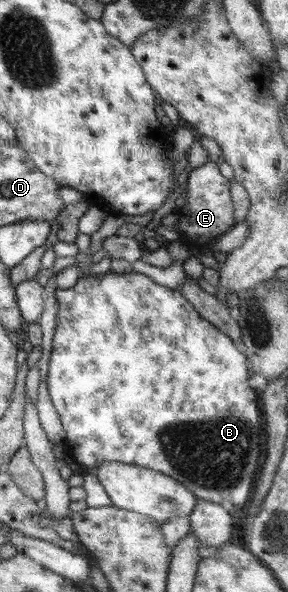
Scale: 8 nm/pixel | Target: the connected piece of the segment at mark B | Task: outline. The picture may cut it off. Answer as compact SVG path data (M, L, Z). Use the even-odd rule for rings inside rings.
M113 271L103 276L91 276L91 278L79 278L73 288L55 288L57 297L57 324L55 324L54 338L50 358L48 359L47 389L59 414L61 424L65 429L65 440L61 451L90 471L97 470L105 462L125 462L143 466L148 470L158 471L160 474L177 479L183 486L188 487L201 500L228 504L234 509L241 510L253 497L253 482L258 480L259 456L263 452L265 436L257 436L263 432L261 422L261 408L259 398L253 388L249 388L249 368L247 368L246 354L239 352L237 344L224 334L214 323L207 321L198 313L198 309L179 291L174 291L155 283L150 277L136 271L121 274Z

